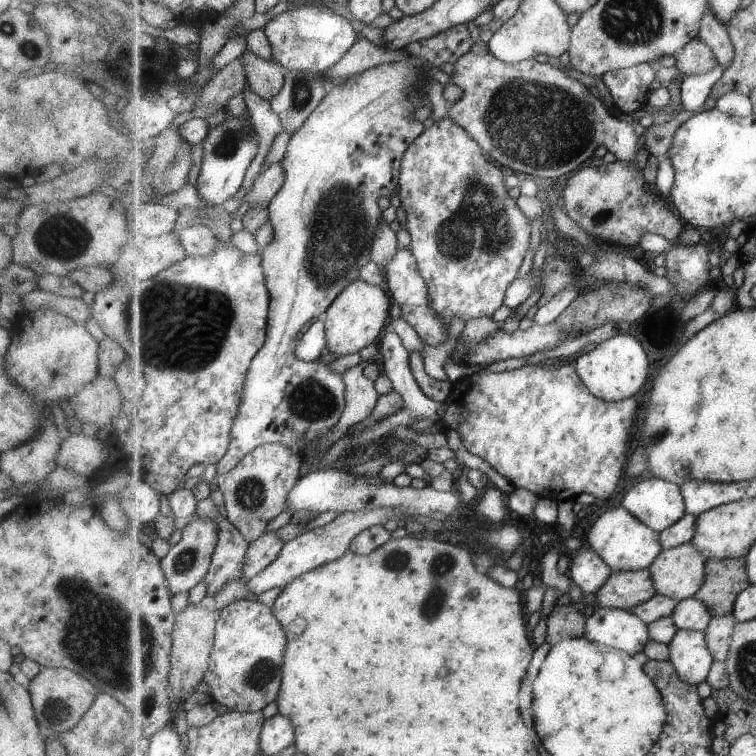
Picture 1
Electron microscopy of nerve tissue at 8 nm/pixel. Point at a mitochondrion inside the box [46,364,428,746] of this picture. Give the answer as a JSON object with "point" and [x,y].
{"point":[116,645]}

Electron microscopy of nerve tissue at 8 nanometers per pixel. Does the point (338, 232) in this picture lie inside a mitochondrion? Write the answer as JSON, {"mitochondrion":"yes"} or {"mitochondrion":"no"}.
{"mitochondrion":"yes"}

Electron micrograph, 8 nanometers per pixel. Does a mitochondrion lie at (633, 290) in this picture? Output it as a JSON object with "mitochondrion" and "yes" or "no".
{"mitochondrion":"no"}

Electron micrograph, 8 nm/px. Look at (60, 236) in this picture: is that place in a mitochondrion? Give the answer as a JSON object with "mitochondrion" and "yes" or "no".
{"mitochondrion":"yes"}

